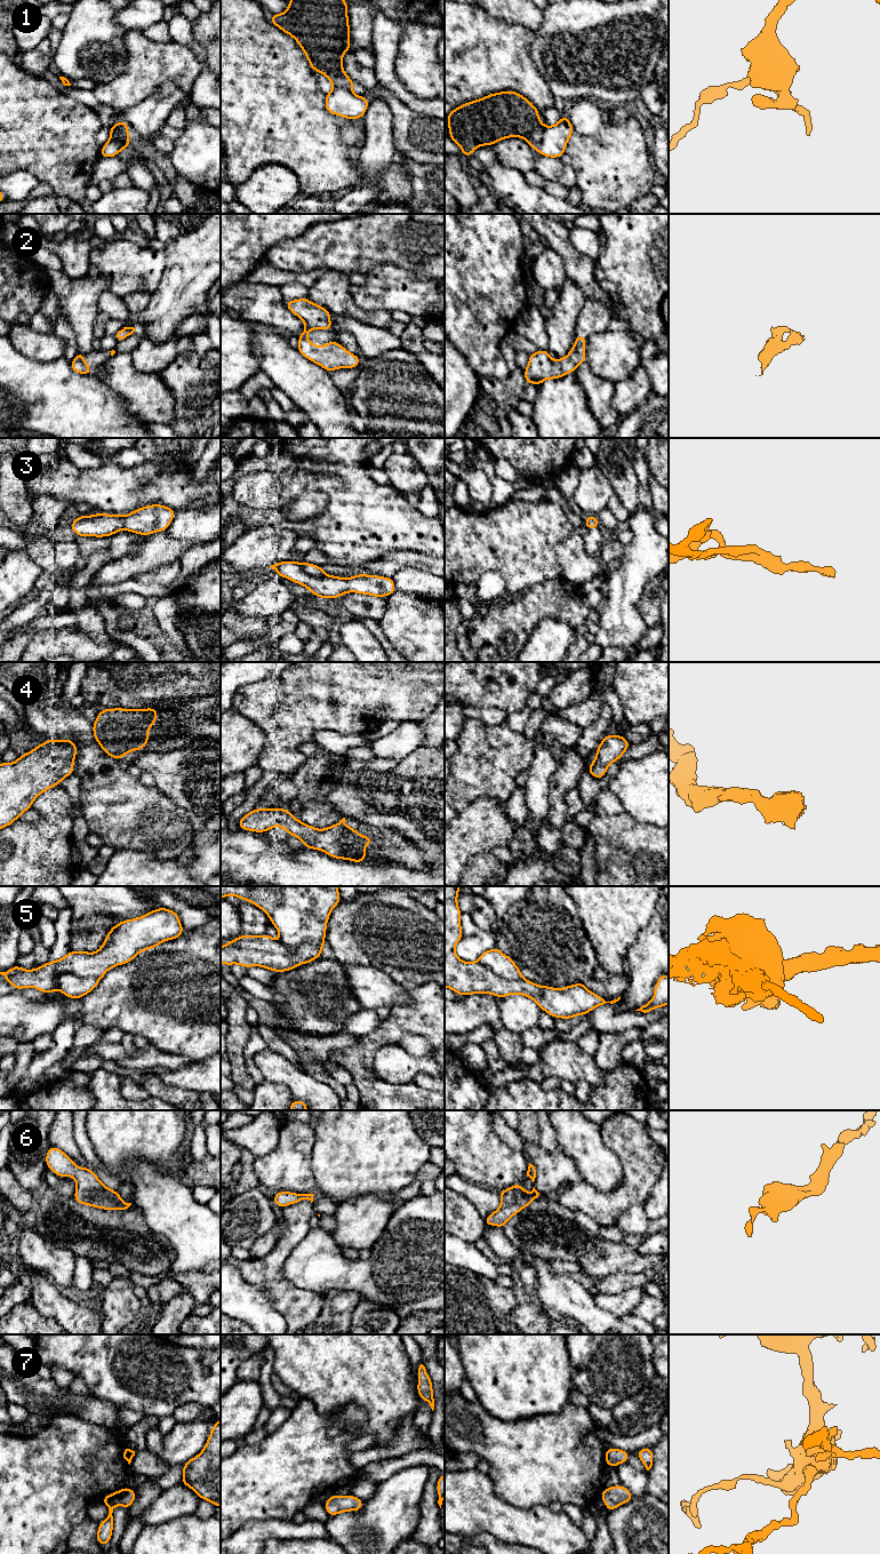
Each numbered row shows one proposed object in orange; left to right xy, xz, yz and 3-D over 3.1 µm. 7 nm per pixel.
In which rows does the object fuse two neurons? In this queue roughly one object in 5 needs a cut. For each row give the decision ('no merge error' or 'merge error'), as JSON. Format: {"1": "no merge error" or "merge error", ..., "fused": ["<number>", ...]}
{"1": "merge error", "2": "no merge error", "3": "no merge error", "4": "no merge error", "5": "merge error", "6": "no merge error", "7": "no merge error", "fused": ["1", "5"]}

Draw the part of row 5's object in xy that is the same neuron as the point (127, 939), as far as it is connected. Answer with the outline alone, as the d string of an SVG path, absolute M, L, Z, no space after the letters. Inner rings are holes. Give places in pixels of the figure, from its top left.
M161 907L115 924L96 953L69 951L61 959L37 969L24 970L15 964L0 974L17 990L33 987L48 995L58 989L61 974L101 979L112 967L131 962L139 953L161 942L179 938L184 931L178 914Z

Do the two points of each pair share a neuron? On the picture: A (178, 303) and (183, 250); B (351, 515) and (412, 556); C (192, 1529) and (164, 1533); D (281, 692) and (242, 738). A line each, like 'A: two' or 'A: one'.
A: one
B: two
C: one
D: two

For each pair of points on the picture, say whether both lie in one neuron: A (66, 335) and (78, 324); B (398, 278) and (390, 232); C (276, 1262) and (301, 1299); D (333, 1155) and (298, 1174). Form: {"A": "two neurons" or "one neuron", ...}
{"A": "two neurons", "B": "two neurons", "C": "one neuron", "D": "two neurons"}

